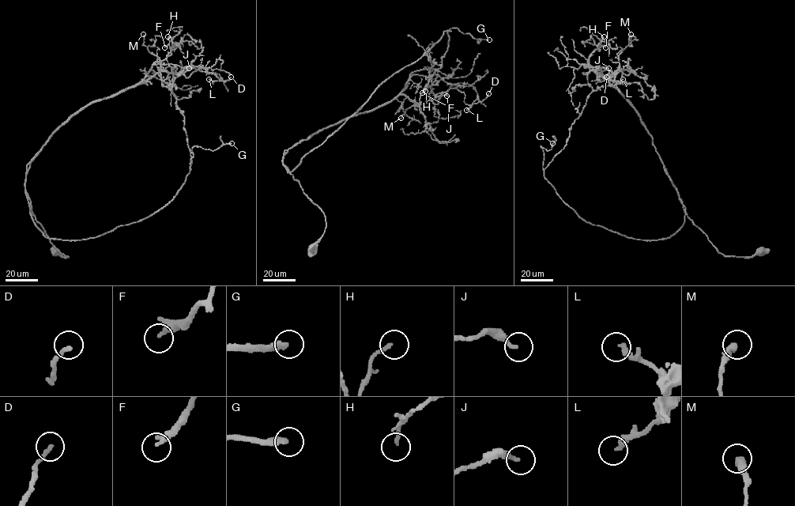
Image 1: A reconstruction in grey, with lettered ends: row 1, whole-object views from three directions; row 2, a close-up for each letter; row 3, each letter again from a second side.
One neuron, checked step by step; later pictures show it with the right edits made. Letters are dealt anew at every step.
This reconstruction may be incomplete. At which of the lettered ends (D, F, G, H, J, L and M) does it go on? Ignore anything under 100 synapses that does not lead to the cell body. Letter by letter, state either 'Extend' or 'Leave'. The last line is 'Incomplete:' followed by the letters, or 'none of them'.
D: Leave
F: Leave
G: Extend
H: Leave
J: Leave
L: Leave
M: Leave
Incomplete: G

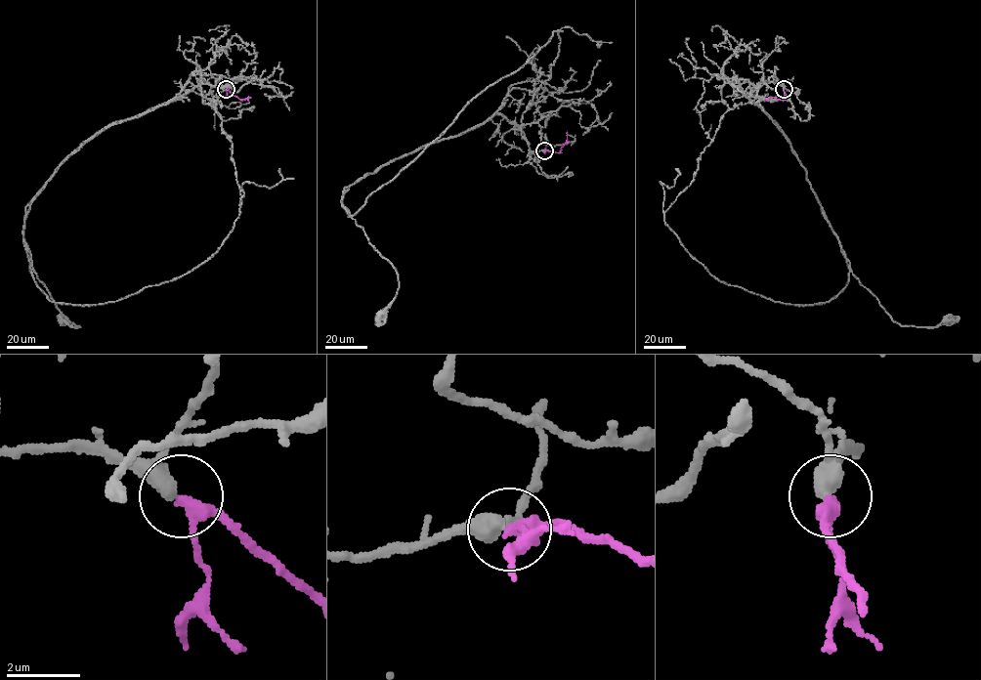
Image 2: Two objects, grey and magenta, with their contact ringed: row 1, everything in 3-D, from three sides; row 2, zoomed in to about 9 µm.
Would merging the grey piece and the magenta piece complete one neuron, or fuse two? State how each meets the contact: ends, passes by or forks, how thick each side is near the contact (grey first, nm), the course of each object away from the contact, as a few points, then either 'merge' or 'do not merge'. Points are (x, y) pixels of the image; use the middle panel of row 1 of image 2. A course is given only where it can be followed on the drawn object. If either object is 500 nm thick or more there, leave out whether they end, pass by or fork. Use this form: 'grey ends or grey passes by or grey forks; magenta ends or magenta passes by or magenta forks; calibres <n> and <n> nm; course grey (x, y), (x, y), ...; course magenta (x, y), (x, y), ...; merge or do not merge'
grey passes by; magenta passes by; calibres 360 and 300 nm; course grey (544, 150), (532, 151), (517, 126), (493, 114), (351, 186), (343, 205), (398, 275), (397, 295), (381, 314); course magenta (544, 150), (558, 153), (567, 140), (567, 131); merge

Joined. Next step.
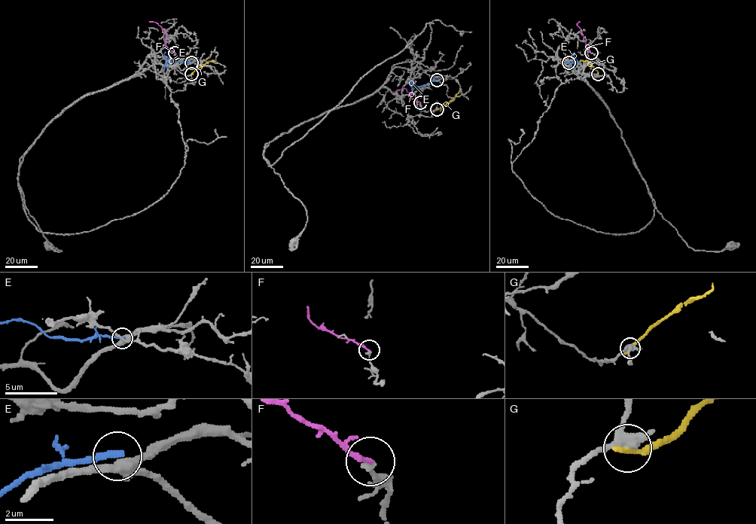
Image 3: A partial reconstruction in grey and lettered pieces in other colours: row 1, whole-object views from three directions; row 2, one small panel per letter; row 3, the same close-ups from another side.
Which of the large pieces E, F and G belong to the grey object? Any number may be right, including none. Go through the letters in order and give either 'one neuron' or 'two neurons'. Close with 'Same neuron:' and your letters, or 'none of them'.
E: two neurons
F: two neurons
G: two neurons
Same neuron: none of them

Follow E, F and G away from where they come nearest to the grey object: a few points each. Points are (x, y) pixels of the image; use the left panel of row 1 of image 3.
E: (191, 62), (169, 59), (163, 69)
F: (175, 53), (166, 44), (164, 31), (157, 23), (149, 21)
G: (191, 74), (207, 62), (214, 62)

